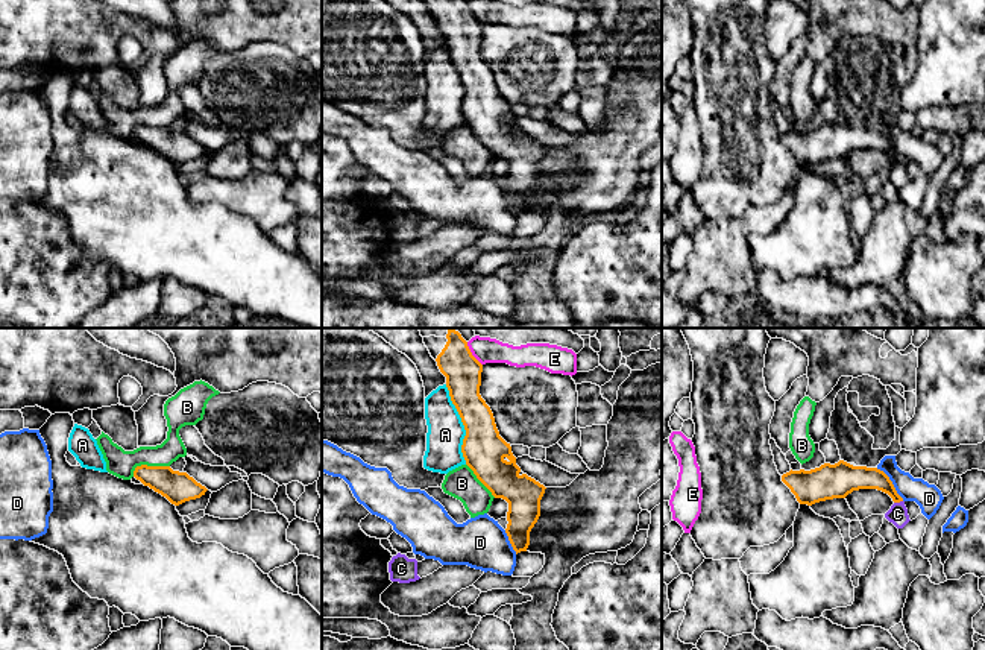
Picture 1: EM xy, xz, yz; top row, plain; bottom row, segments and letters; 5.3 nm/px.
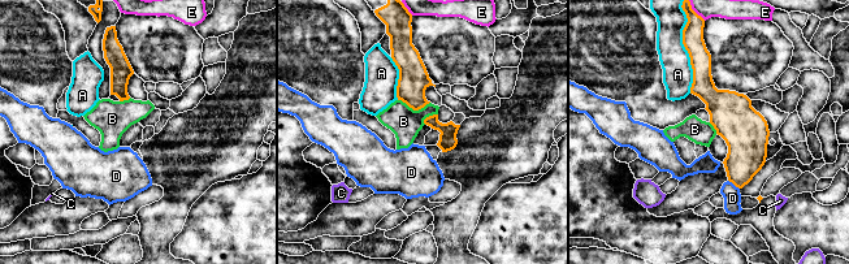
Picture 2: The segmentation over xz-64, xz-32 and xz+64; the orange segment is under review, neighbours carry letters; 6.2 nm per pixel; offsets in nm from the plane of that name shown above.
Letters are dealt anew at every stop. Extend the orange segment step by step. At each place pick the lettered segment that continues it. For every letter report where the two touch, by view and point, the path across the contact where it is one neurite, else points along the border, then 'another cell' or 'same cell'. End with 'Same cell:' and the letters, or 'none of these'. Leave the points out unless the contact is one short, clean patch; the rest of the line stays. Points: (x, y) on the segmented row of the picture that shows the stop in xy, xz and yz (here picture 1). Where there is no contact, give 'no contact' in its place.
A: contact xz (463, 424); another cell
B: contact xy (146, 465); border xy (169, 465), (138, 465), (132, 476); another cell
C: contact yz (897, 501); border yz (902, 500), (894, 503); another cell
D: contact yz (891, 483); another cell
E: contact xz (471, 354); border xz (466, 342), (471, 354), (481, 365); another cell
Same cell: none of these

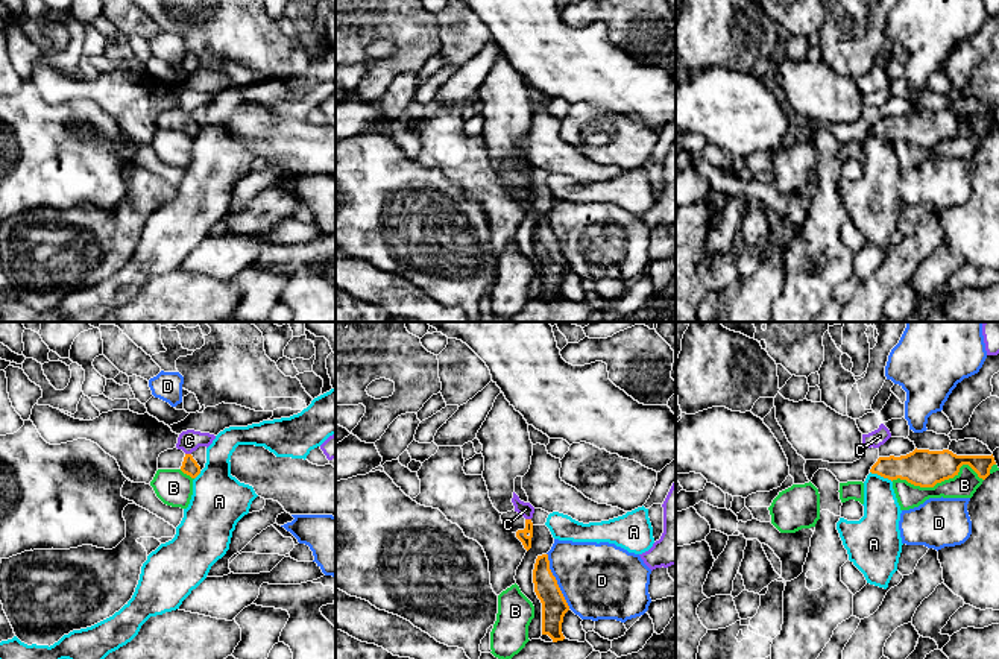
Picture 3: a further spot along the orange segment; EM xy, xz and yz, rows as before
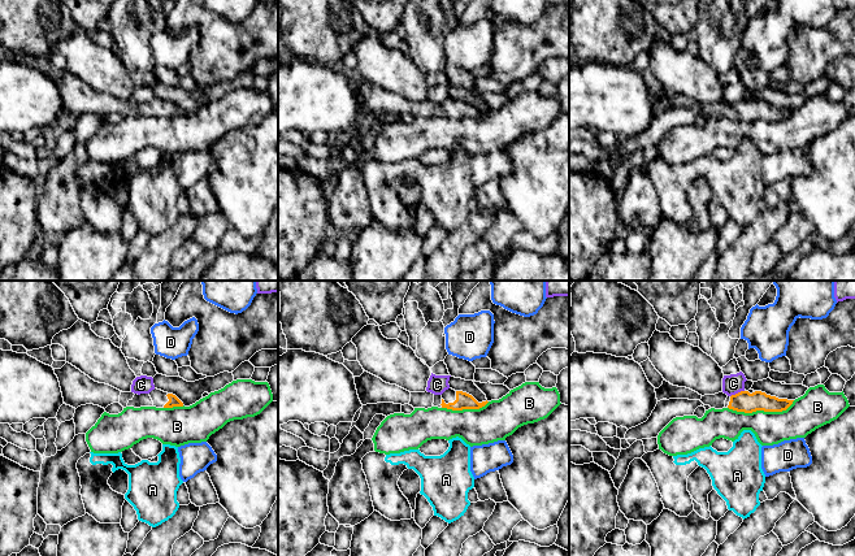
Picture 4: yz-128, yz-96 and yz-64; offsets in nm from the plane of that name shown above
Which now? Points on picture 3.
A: contact yz (881, 476); border yz (870, 471), (891, 482); another cell
B: contact yz (937, 482); another cell
C: contact xy (189, 454); border xy (185, 453), (190, 454); another cell
D: contact xz (556, 580); another cell
Same cell: none of these

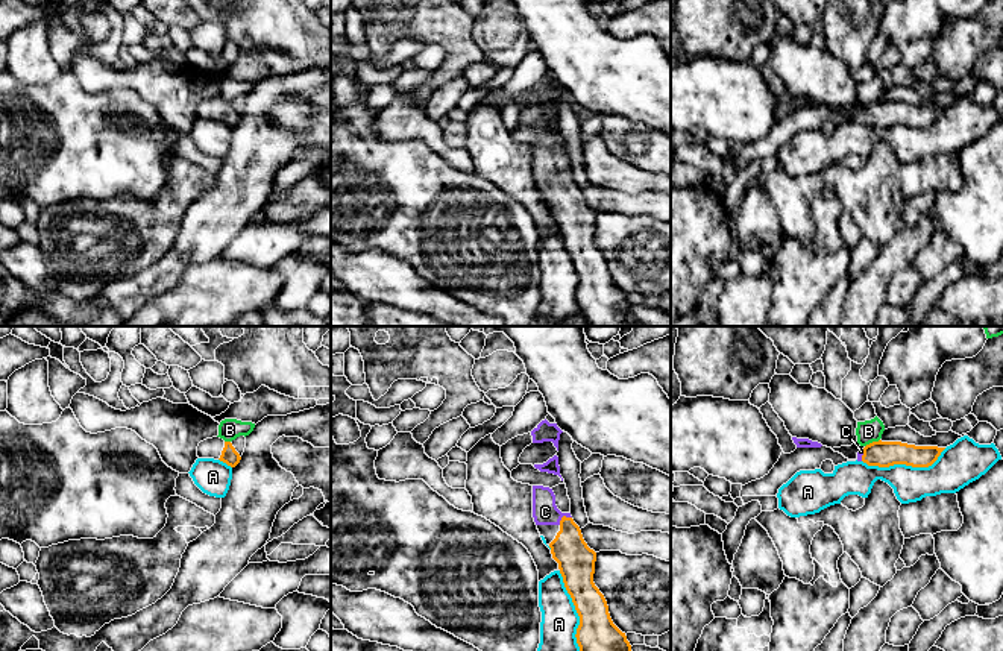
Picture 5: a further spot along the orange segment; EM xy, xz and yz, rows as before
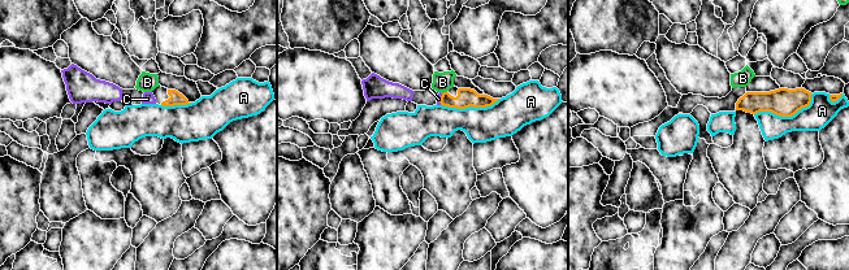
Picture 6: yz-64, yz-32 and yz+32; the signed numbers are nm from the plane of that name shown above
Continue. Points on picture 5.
A: contact yz (905, 463); another cell
B: contact yz (873, 442); border yz (879, 439), (865, 446); another cell
C: contact xz (563, 516); way xz (575, 560), (563, 516), (553, 516), (545, 512); same cell
Same cell: C

